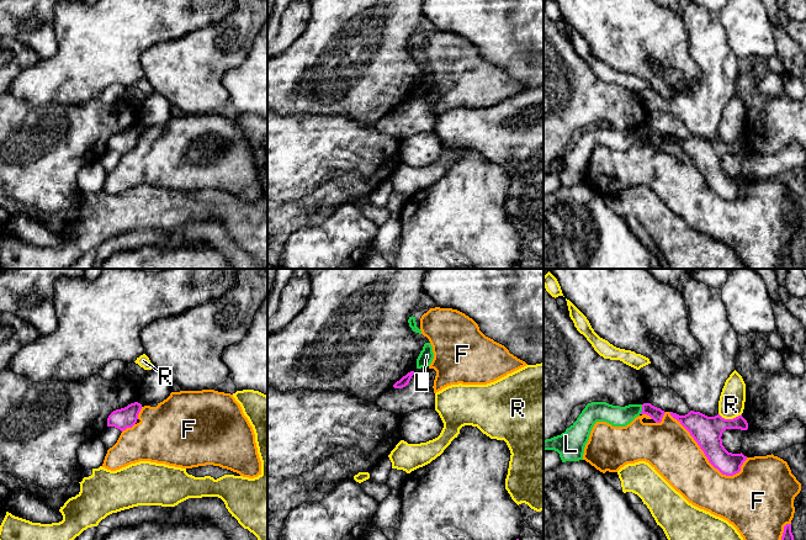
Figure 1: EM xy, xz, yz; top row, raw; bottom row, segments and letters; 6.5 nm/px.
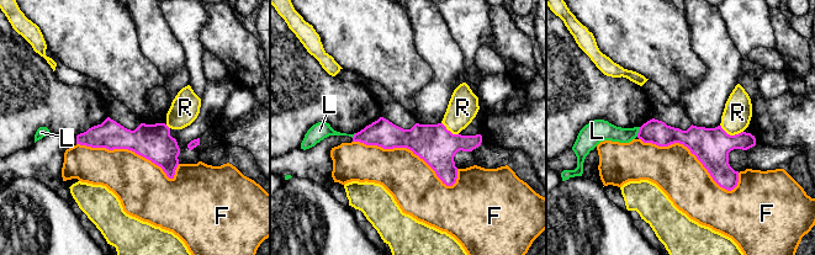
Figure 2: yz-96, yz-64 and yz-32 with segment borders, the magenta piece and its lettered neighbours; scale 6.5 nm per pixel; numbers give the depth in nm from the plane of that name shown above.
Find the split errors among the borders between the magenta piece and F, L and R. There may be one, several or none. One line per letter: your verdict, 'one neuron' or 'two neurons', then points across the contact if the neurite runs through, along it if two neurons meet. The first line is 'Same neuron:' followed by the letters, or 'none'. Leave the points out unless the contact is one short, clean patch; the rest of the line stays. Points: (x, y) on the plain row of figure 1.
Same neuron: none
F: two neurons
L: two neurons; border yz (642, 128), (640, 137)
R: two neurons

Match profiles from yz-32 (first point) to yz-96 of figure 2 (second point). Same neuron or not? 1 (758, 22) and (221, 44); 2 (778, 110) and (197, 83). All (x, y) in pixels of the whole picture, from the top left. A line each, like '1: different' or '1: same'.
1: different
2: different

